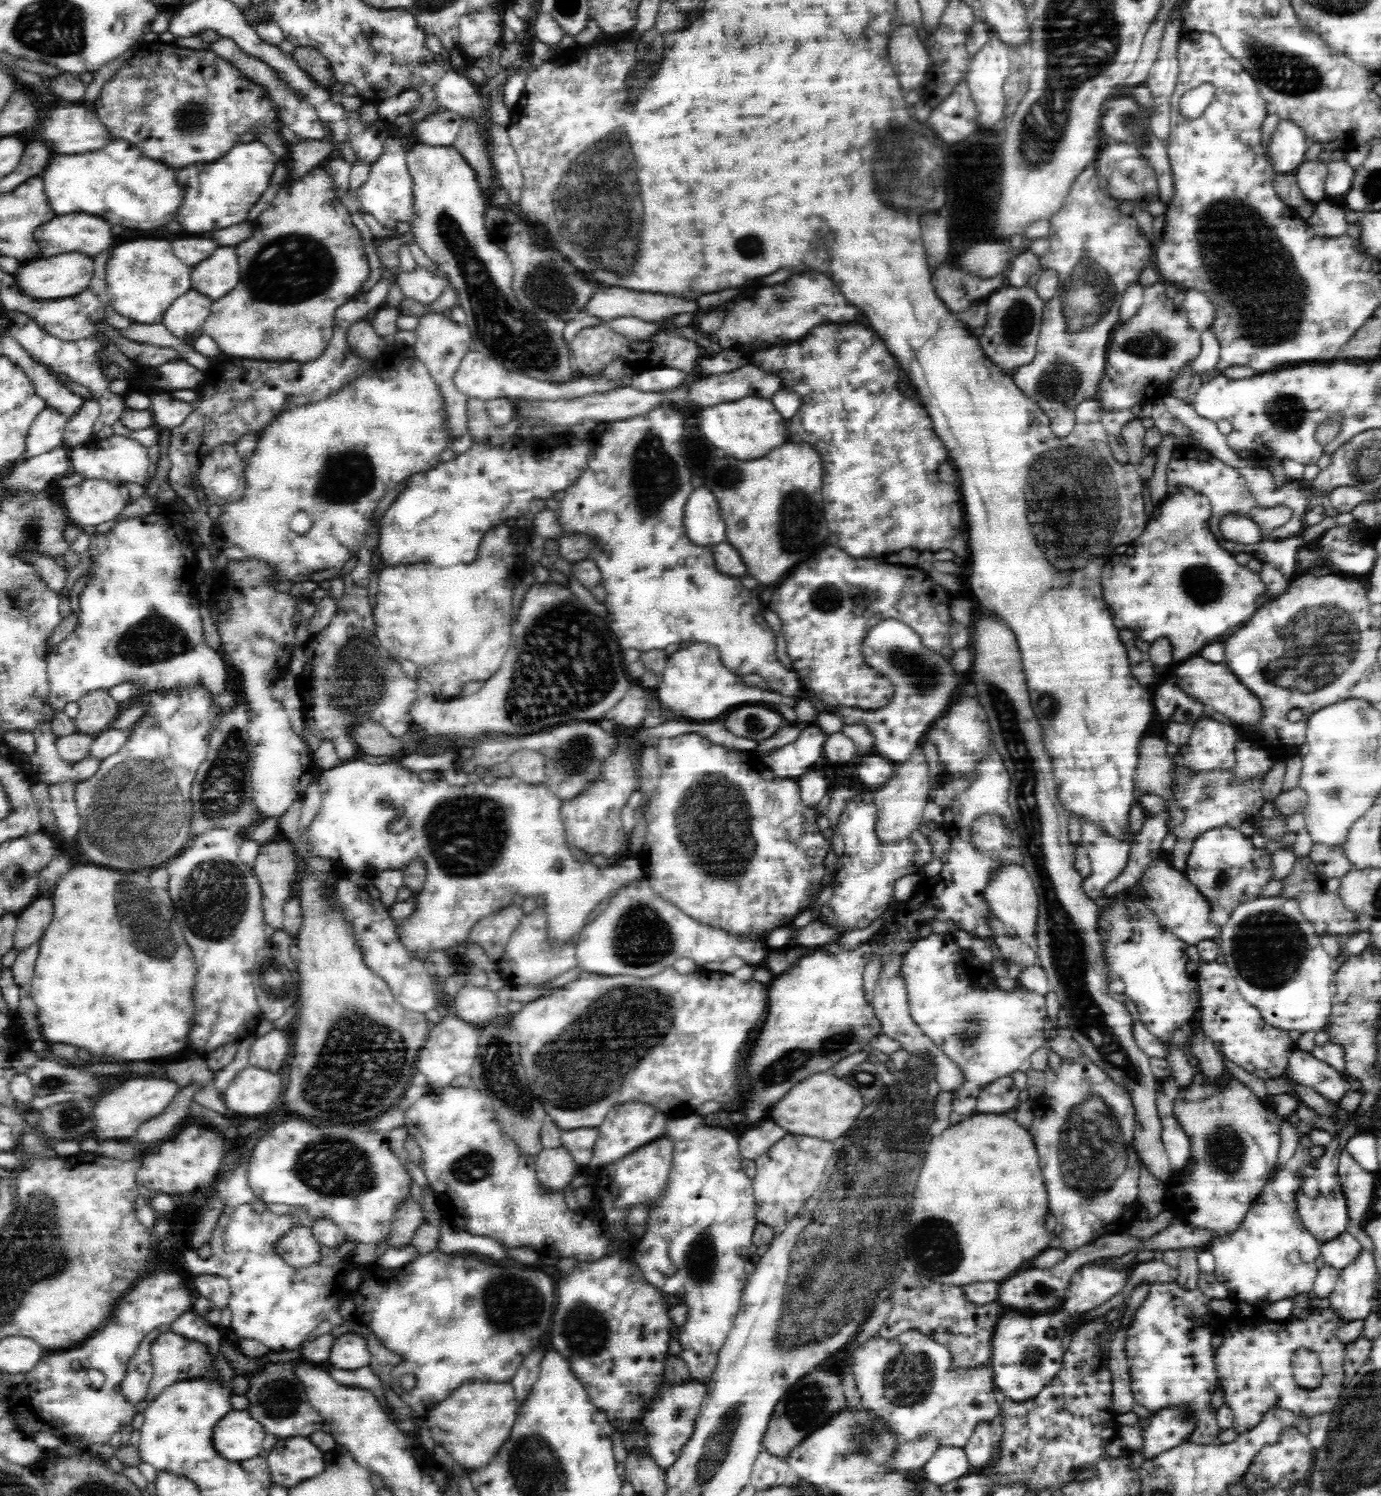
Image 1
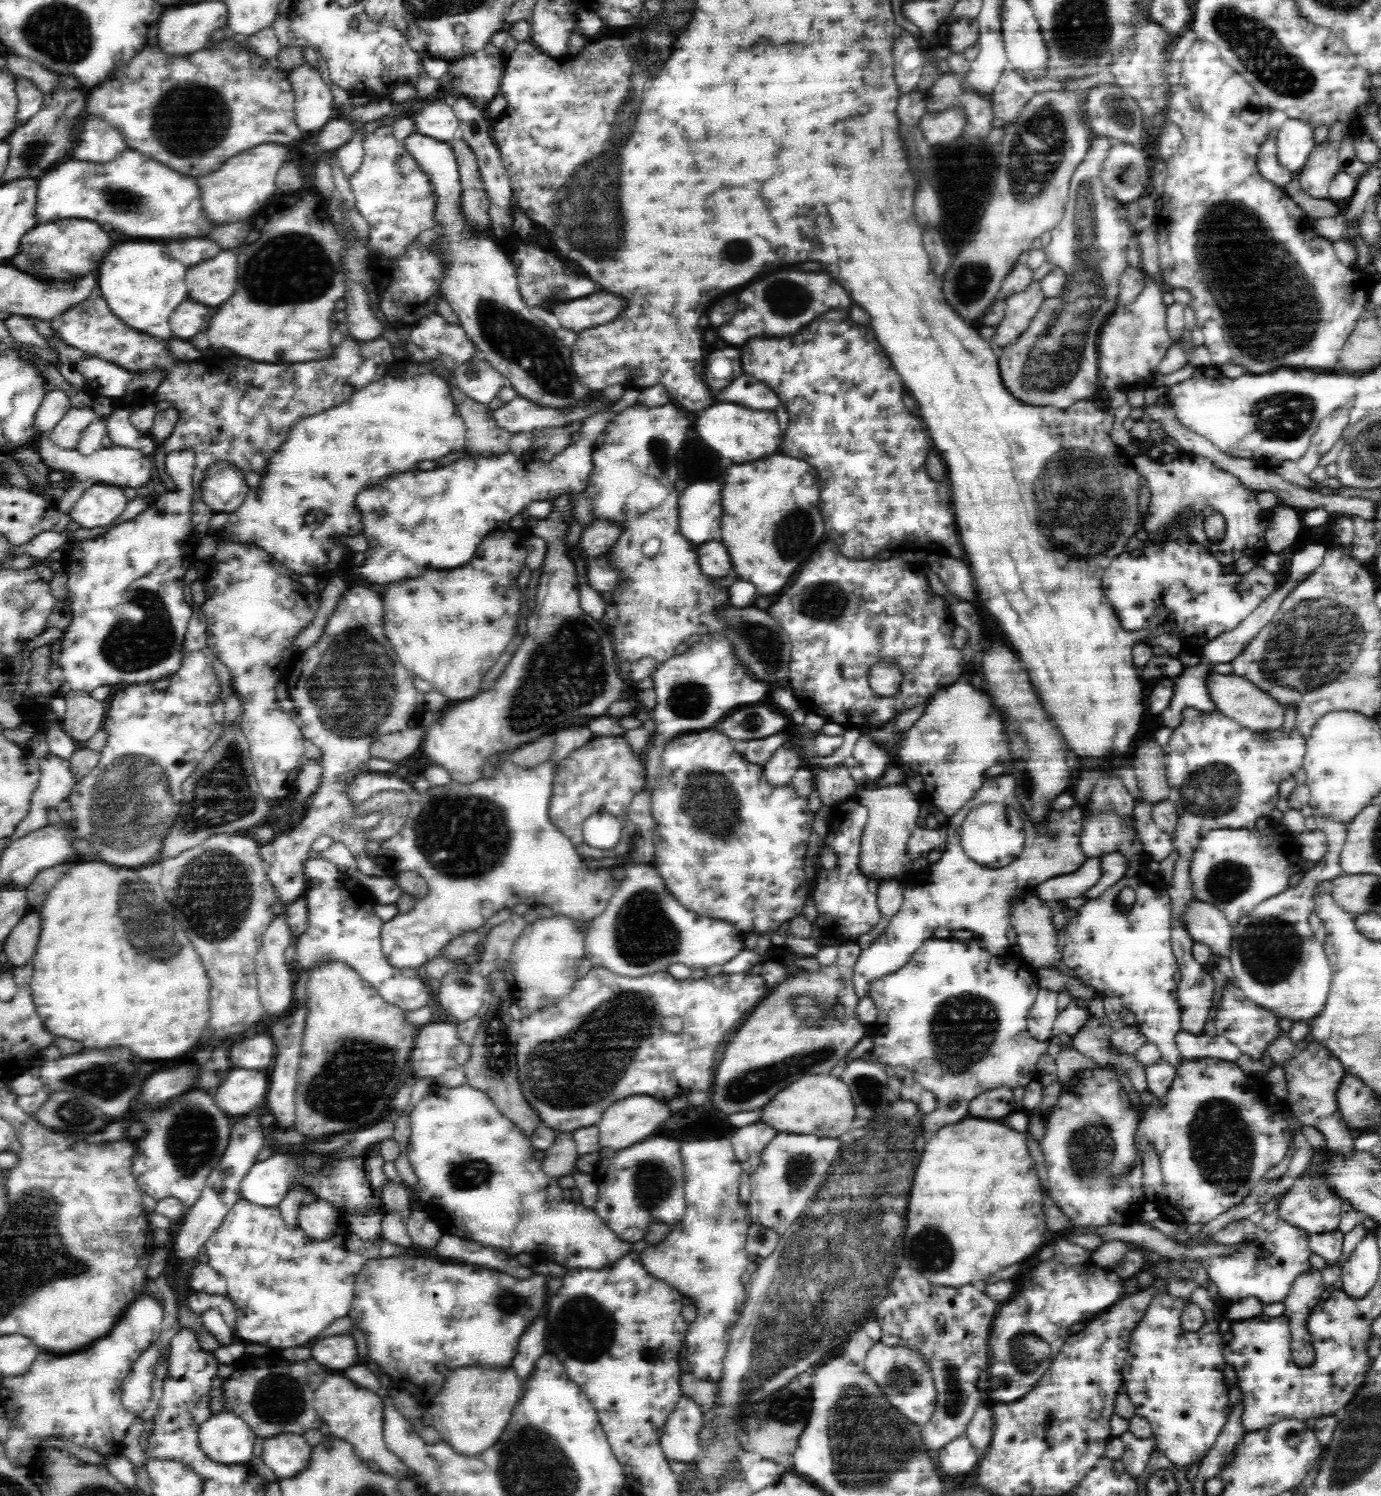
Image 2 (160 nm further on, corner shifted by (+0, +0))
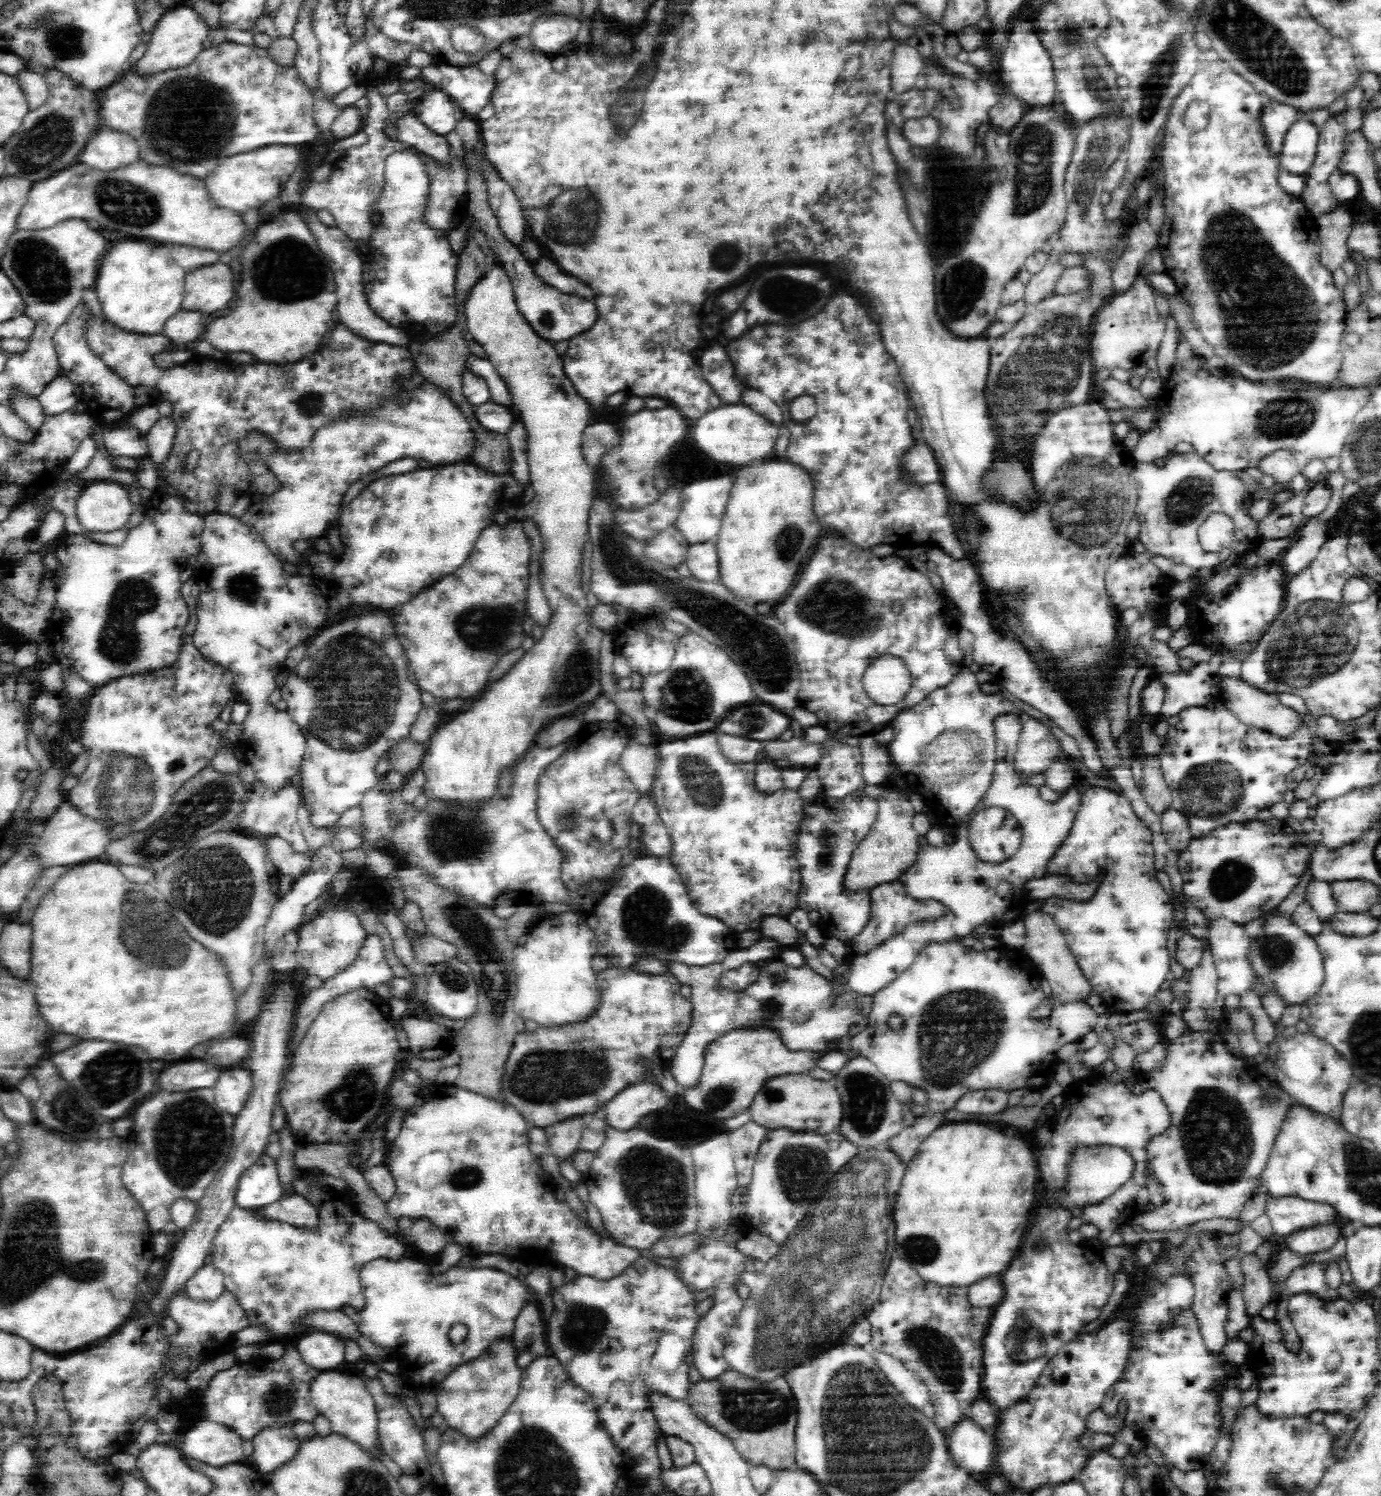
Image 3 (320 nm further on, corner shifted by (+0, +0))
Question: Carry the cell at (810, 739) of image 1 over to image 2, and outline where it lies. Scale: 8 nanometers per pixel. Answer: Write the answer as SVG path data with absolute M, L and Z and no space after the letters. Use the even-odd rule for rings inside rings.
M778 748L764 766L766 782L773 787L789 784L796 769L803 766L804 759L794 750Z

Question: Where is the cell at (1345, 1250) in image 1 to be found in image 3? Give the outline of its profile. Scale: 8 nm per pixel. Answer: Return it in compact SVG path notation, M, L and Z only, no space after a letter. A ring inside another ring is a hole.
M1327 1223L1292 1232L1286 1237L1287 1248L1299 1255L1324 1252L1338 1242L1341 1229L1339 1223Z

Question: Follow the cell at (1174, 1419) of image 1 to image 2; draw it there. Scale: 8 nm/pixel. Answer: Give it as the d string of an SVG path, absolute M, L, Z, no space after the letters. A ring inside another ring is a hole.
M1125 1431L1119 1437L1126 1446L1126 1452L1124 1452L1121 1458L1124 1471L1128 1473L1128 1477L1137 1480L1143 1473L1143 1469L1146 1468L1148 1456L1153 1451L1157 1451L1154 1436L1151 1439L1136 1440L1129 1431Z

